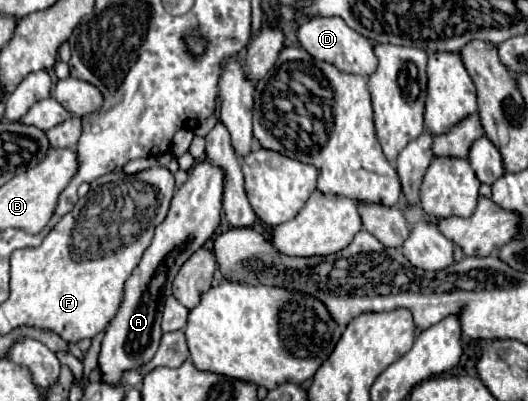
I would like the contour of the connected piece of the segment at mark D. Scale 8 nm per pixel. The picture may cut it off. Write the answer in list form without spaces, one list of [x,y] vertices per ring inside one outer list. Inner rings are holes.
[[[331,16],[331,18],[309,18],[309,20],[305,20],[297,30],[297,40],[315,60],[329,62],[343,72],[351,72],[351,74],[359,74],[359,76],[371,76],[377,68],[373,44],[365,36],[361,36],[353,28],[349,28],[341,18]]]

